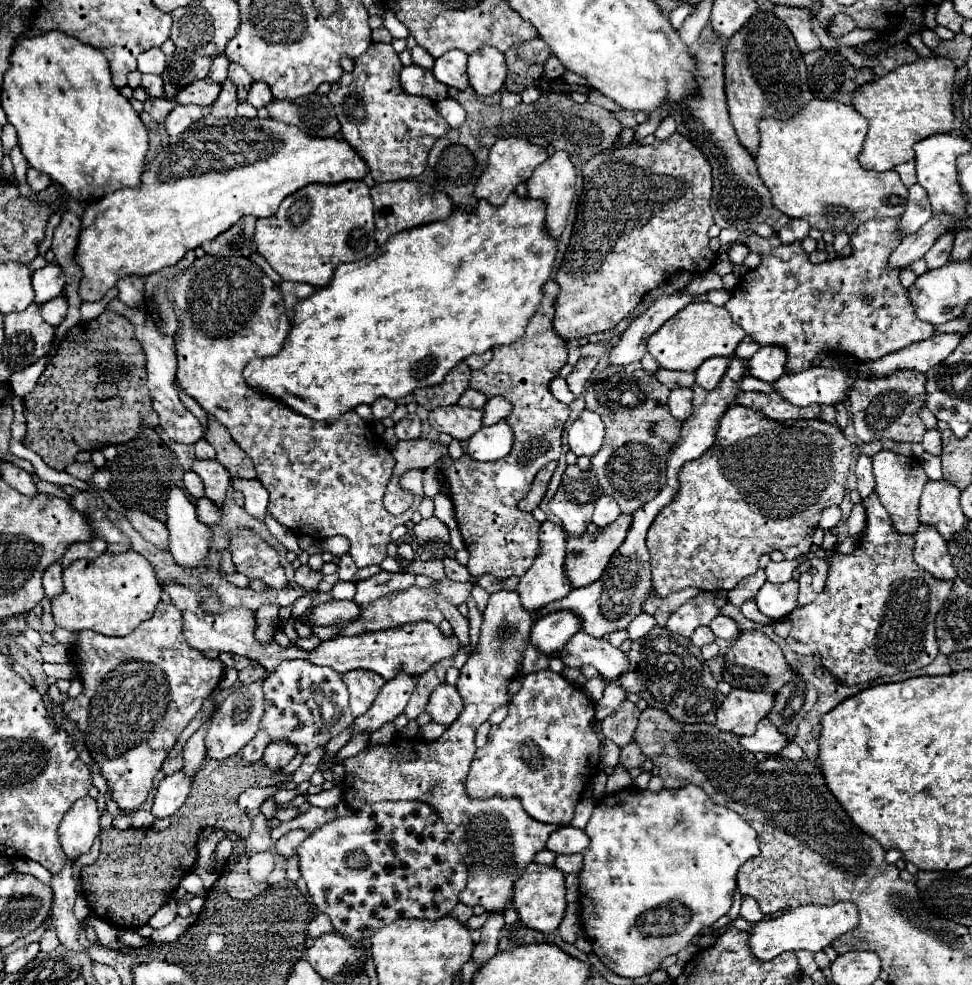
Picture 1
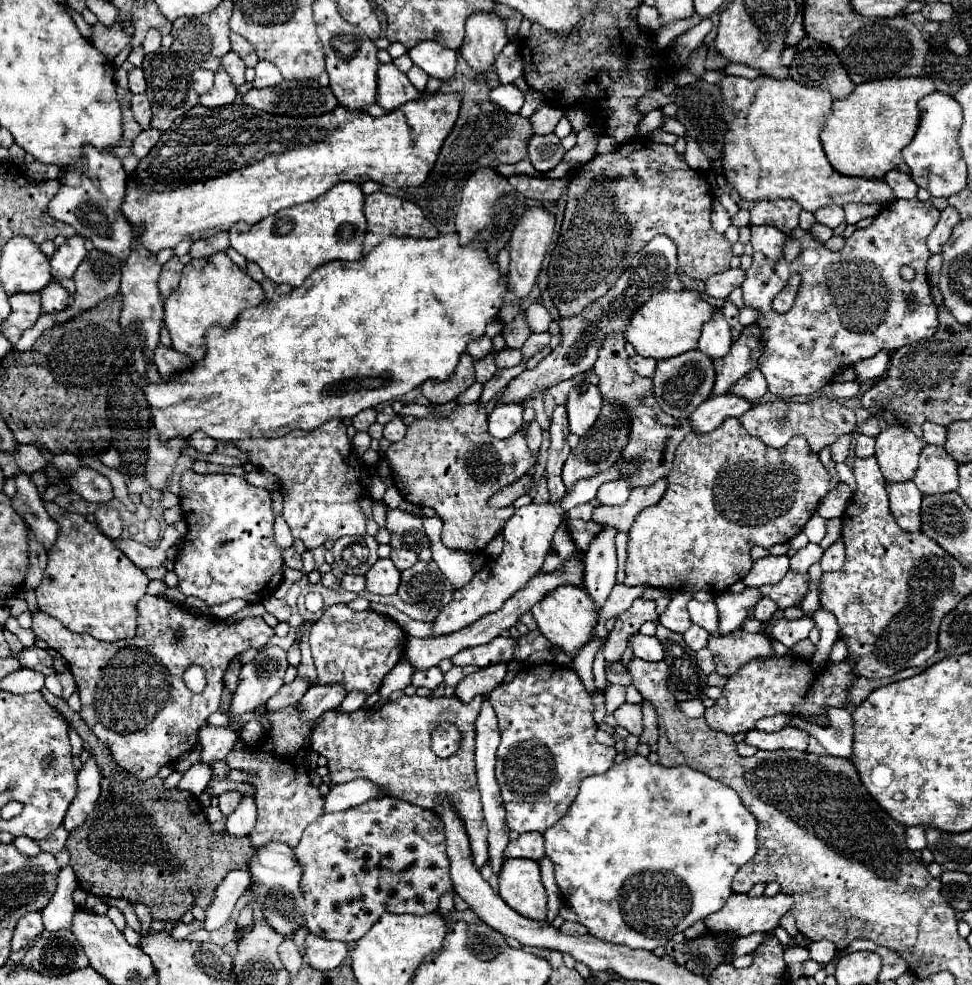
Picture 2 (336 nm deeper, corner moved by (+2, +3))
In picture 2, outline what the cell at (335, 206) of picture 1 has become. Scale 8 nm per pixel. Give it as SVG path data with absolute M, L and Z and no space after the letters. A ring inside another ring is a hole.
M349 181L337 183L319 199L283 209L255 225L235 223L229 229L231 247L245 259L257 263L271 281L299 287L323 263L335 259L357 261L363 257L363 239L367 233L363 203L365 193L361 185Z

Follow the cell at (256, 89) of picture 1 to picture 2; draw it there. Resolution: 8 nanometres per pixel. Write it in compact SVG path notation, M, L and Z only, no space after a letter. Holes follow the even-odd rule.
M259 61L255 67L255 81L253 87L255 89L263 89L263 87L275 87L281 83L281 73L275 65L271 65L269 61Z

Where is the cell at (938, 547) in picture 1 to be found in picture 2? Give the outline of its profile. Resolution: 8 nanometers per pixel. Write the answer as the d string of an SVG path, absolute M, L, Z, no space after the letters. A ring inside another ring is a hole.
M905 481L903 485L887 485L891 513L899 527L909 533L921 531L921 501L923 495L915 489L913 481Z

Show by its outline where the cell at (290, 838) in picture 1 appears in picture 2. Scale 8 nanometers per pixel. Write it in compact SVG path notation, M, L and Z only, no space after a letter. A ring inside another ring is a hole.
M355 779L343 785L335 785L327 795L325 795L325 813L335 813L335 811L345 811L355 805L361 805L363 801L381 797L383 791L375 789L371 781Z

